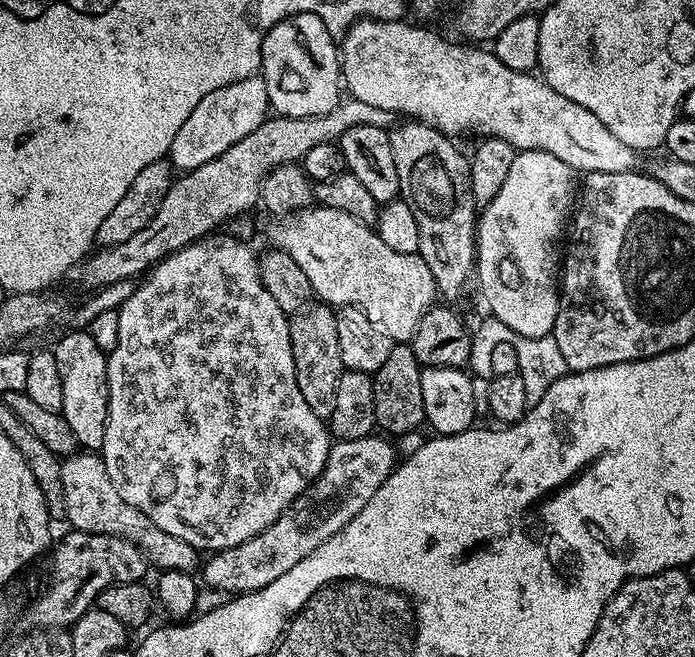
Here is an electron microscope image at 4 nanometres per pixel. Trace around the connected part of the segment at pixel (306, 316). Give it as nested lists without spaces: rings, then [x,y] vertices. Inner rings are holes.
[[[316,302],[297,312],[288,321],[290,326],[290,346],[296,363],[296,381],[302,398],[310,405],[310,410],[322,418],[334,414],[334,398],[338,390],[338,378],[345,372],[342,350],[338,350],[338,326],[336,312],[325,303]]]

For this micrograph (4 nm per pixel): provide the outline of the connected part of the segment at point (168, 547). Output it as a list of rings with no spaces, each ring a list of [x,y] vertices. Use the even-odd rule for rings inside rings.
[[[80,450],[67,457],[61,463],[60,469],[62,470],[62,490],[66,494],[67,523],[72,524],[71,527],[75,531],[126,538],[130,542],[134,542],[134,546],[138,546],[138,550],[144,555],[149,565],[160,572],[180,570],[195,573],[201,567],[202,556],[194,546],[182,542],[182,538],[174,538],[174,534],[166,534],[166,530],[158,530],[158,526],[154,526],[154,522],[150,522],[150,518],[146,518],[146,514],[142,514],[138,510],[138,506],[130,506],[130,502],[126,502],[126,498],[122,498],[122,494],[118,494],[118,490],[114,490],[114,482],[110,482],[110,474],[106,474],[103,455]]]

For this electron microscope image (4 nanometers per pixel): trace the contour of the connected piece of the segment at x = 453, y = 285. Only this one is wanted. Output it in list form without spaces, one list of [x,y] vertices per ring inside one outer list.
[[[419,122],[397,123],[388,133],[390,151],[394,154],[394,167],[398,169],[400,183],[399,199],[410,208],[417,220],[418,248],[417,253],[430,266],[430,274],[434,274],[436,291],[445,301],[456,302],[464,296],[468,288],[468,280],[473,279],[476,263],[476,221],[478,219],[478,205],[472,193],[470,182],[470,160],[451,144],[449,137],[432,128],[428,124]]]

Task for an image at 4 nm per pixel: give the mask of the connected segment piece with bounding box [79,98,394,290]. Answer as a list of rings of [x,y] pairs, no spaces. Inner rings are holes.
[[[351,98],[341,99],[334,110],[321,116],[273,115],[264,120],[262,126],[258,130],[254,130],[254,134],[234,142],[234,146],[230,146],[230,150],[226,150],[218,158],[198,166],[193,172],[177,175],[173,179],[166,198],[162,198],[162,206],[158,210],[158,214],[154,218],[150,218],[150,222],[146,222],[146,226],[142,230],[138,230],[138,234],[134,234],[134,238],[130,238],[130,242],[118,242],[118,246],[110,246],[109,248],[99,247],[83,261],[82,267],[79,269],[81,282],[88,287],[88,290],[95,290],[110,286],[110,282],[122,282],[143,277],[171,252],[182,250],[187,244],[203,241],[207,237],[204,235],[214,231],[219,224],[225,223],[224,225],[227,225],[236,217],[245,215],[249,211],[247,208],[254,207],[256,199],[261,199],[264,177],[278,165],[303,161],[304,155],[310,150],[314,150],[314,146],[337,143],[340,136],[346,134],[346,130],[350,130],[350,126],[378,126],[391,129],[393,124],[394,113],[390,110],[378,110],[378,106],[369,106],[366,102],[358,102]]]

